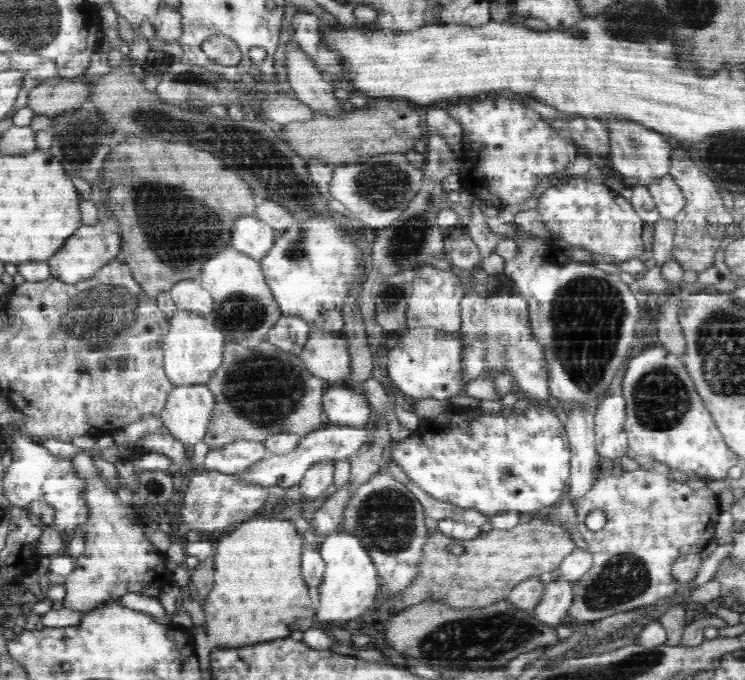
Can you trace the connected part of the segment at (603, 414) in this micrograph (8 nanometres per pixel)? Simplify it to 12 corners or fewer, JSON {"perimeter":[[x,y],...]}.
{"perimeter":[[608,393],[593,410],[600,457],[629,454],[622,395]]}

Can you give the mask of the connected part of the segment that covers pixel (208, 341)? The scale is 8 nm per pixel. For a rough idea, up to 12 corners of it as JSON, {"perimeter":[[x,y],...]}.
{"perimeter":[[177,310],[163,337],[171,384],[207,384],[223,364],[210,316]]}

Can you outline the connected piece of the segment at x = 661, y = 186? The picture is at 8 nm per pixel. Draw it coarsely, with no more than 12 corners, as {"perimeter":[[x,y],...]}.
{"perimeter":[[669,174],[647,188],[661,218],[674,219],[685,198]]}

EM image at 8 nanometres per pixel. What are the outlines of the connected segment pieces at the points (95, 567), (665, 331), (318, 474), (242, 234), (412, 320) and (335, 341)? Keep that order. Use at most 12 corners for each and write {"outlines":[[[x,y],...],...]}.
{"outlines":[[[84,479],[84,552],[61,580],[63,606],[88,612],[128,592],[158,599],[175,581],[131,503]],[[668,292],[657,312],[658,340],[667,351],[686,354],[678,299]],[[320,462],[298,483],[312,507],[333,489],[335,462]],[[240,216],[232,246],[254,260],[268,254],[278,234],[252,216]],[[430,264],[417,270],[407,329],[460,330],[467,284]],[[310,330],[299,357],[310,374],[343,382],[346,339]]]}

